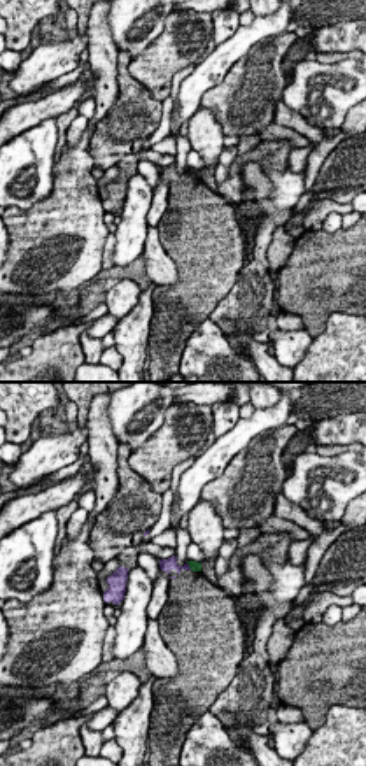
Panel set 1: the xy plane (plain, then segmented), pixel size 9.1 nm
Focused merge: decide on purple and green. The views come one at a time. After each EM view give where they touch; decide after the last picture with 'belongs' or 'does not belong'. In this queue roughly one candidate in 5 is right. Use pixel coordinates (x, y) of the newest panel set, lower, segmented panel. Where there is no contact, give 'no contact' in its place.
(188, 567)

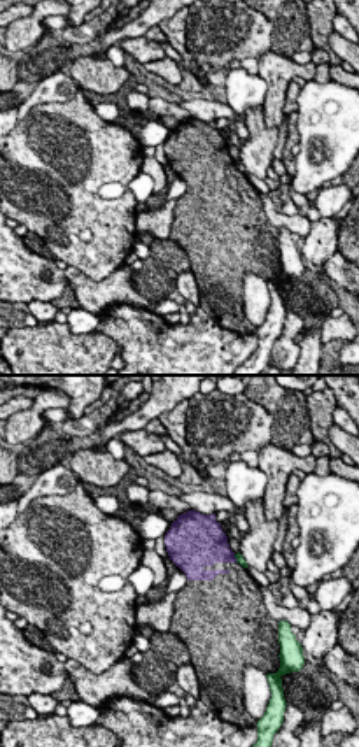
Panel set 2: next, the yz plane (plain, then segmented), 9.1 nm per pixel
(235, 558)

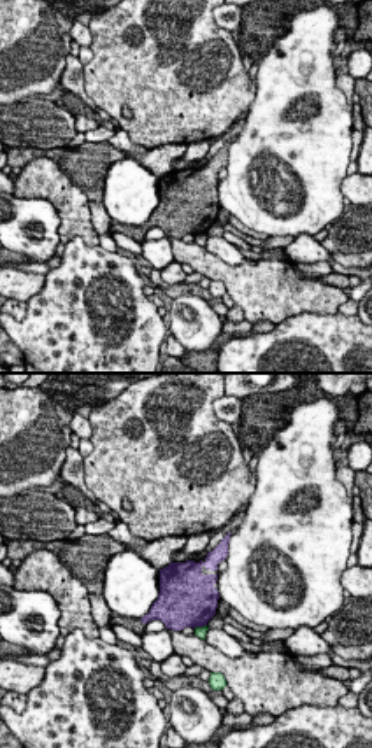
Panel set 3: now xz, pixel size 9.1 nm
(199, 626)

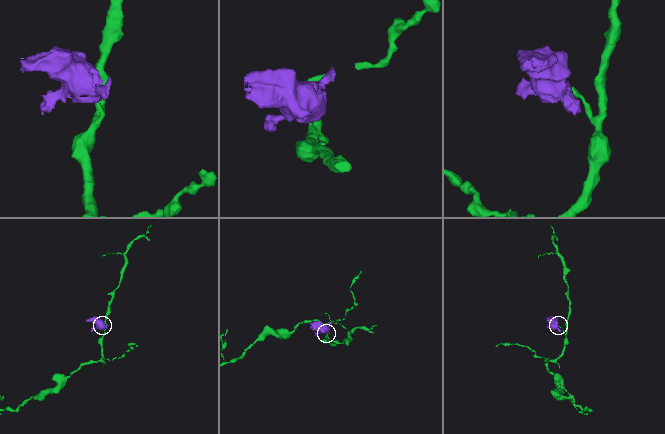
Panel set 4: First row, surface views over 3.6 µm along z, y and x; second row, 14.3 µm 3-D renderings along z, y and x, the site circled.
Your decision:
does not belong

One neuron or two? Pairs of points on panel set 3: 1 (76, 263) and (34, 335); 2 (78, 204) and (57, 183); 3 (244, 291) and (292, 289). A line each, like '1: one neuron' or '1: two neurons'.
1: one neuron
2: one neuron
3: one neuron

